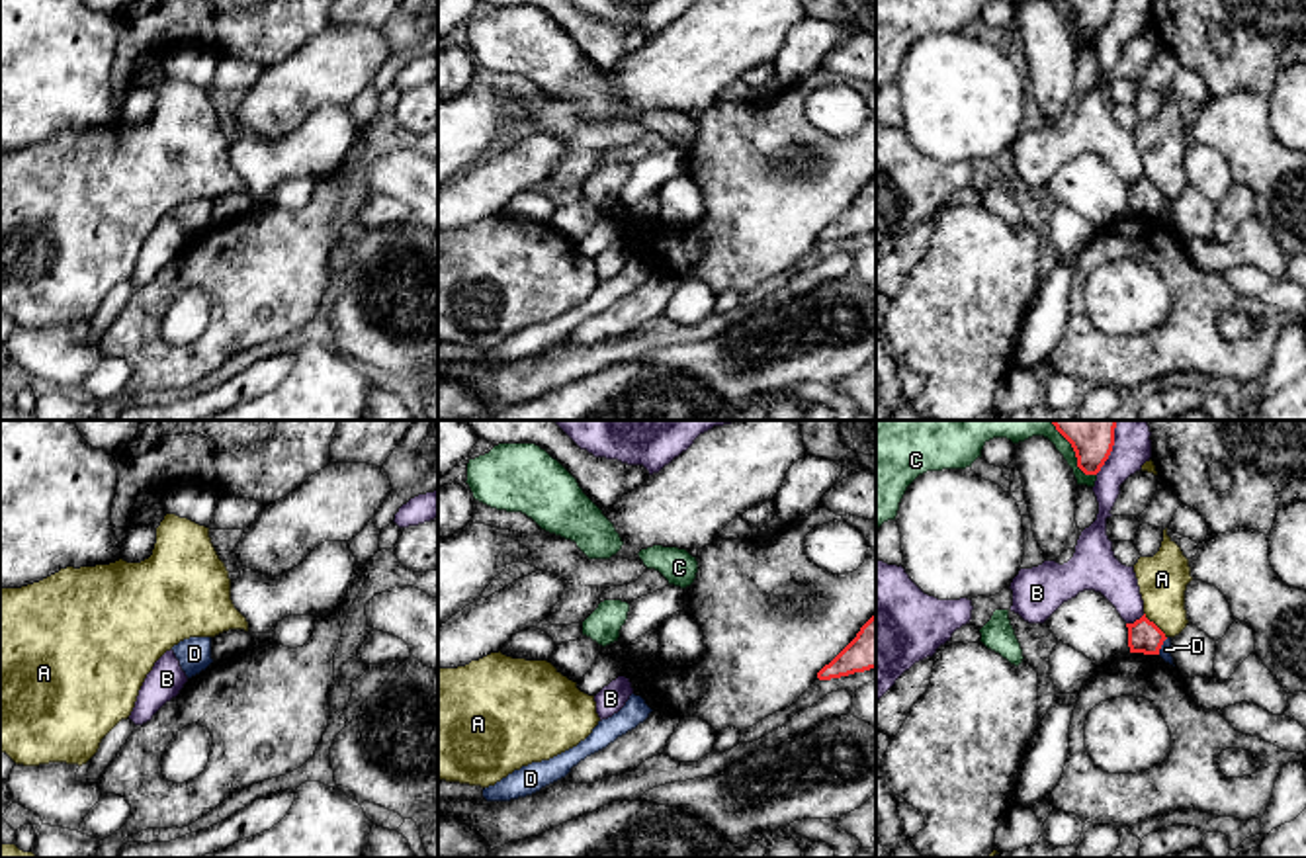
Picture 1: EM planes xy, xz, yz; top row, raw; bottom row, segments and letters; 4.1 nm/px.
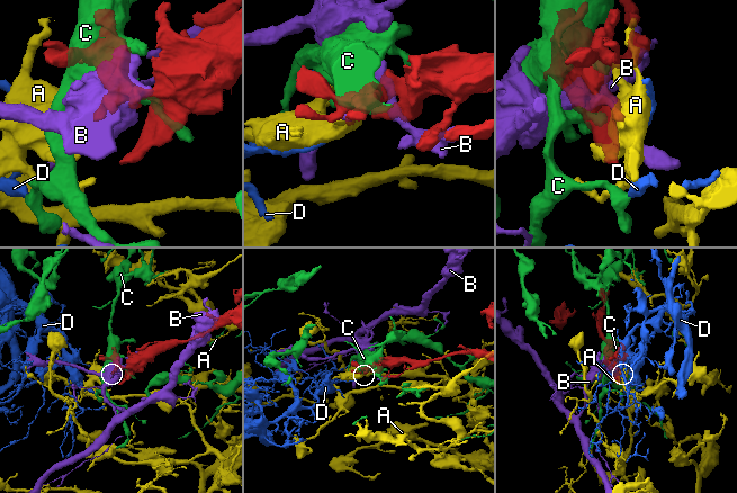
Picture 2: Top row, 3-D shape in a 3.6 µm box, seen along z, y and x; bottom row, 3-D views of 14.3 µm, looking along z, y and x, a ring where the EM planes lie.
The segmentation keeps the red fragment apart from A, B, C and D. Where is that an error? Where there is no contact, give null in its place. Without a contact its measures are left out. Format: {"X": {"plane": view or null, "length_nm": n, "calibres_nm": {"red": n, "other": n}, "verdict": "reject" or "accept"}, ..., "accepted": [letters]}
{"A": {"plane": "yz", "length_nm": 140, "calibres_nm": {"red": 140, "other": 200}, "verdict": "reject"}, "B": {"plane": "yz", "length_nm": 170, "calibres_nm": {"red": 130, "other": 140}, "verdict": "reject"}, "C": {"plane": "yz", "length_nm": 200, "calibres_nm": {"red": 130, "other": 60}, "verdict": "reject"}, "D": {"plane": "yz", "length_nm": 80, "calibres_nm": {"red": 140, "other": 50}, "verdict": "reject"}, "accepted": []}

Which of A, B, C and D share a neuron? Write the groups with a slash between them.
A / B / C / D

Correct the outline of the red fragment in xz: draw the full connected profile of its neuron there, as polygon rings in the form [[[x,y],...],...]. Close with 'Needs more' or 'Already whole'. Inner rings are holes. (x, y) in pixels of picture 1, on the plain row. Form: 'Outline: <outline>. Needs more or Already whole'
Outline: [[[876,176],[860,190],[856,199],[819,235],[819,242],[831,242],[876,231]]]. Already whole

